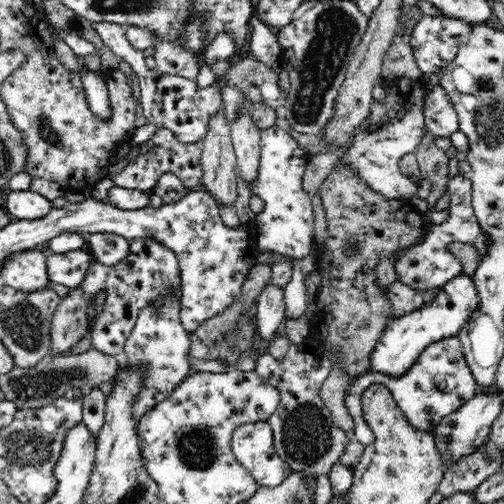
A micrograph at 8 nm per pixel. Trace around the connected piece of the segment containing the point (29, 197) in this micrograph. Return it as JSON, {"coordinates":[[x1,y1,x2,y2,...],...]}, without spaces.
{"coordinates":[[9,190,3,203,14,220,38,220,54,207,51,200,30,190]]}

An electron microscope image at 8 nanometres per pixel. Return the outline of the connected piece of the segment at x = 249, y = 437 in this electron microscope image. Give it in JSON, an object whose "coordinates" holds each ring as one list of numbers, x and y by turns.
{"coordinates":[[267,421,241,425,232,434,230,446,236,460,259,486,278,486,291,473,288,464,277,455,274,433]]}

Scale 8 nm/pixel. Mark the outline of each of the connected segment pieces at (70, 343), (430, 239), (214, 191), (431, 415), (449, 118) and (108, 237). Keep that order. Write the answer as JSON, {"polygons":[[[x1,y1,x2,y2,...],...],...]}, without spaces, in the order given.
{"polygons":[[[80,286,70,290,68,297,61,297,61,304,51,321,51,350,54,353,66,352,90,335,86,298]],[[458,173,447,180,443,190,446,194,450,194,449,215,446,222,441,225,427,226,423,241,411,244,408,248,394,253,396,255,396,262,394,262,396,278,421,292,429,288,442,288,449,280,463,274,462,263,450,251,452,244,455,242,470,243,479,252,480,261,488,252,488,244,490,244,490,239,486,237,473,211,470,177]],[[218,110,214,112,214,116,208,122,208,132,201,141,201,160,200,166,203,170,201,184,204,190,208,191,221,206,232,206,238,198,238,190,236,189,236,173,237,156,231,139,231,125,225,117,225,112]],[[457,337,446,338,439,342,429,344,418,356,416,364,408,368,406,373,399,377,387,376,380,372,369,372,354,378,345,392,344,404,354,422,354,439,364,446,374,443,375,437,367,422,363,418,361,404,365,390,374,383,384,385,390,389,396,404,400,407,410,427,418,431,434,431,441,424,442,418,456,412,464,406,474,394,478,392,478,385,471,369,467,365,465,355,462,353,461,343]],[[426,85,427,96,424,104,424,122,426,128,436,137,449,138,459,131,459,120,450,99,446,97,444,89]],[[92,233,87,237,87,250,93,256,95,264,117,265,130,252,127,238,112,233]]]}

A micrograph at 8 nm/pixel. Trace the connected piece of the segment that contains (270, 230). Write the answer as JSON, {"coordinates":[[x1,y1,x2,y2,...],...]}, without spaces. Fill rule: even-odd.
{"coordinates":[[277,125,261,131,261,157,258,178,249,185,250,192,262,198,265,208,261,230,256,232,256,244,262,251,272,250,291,258,313,253,315,216,311,197,302,189,302,176,309,155,296,140]]}

